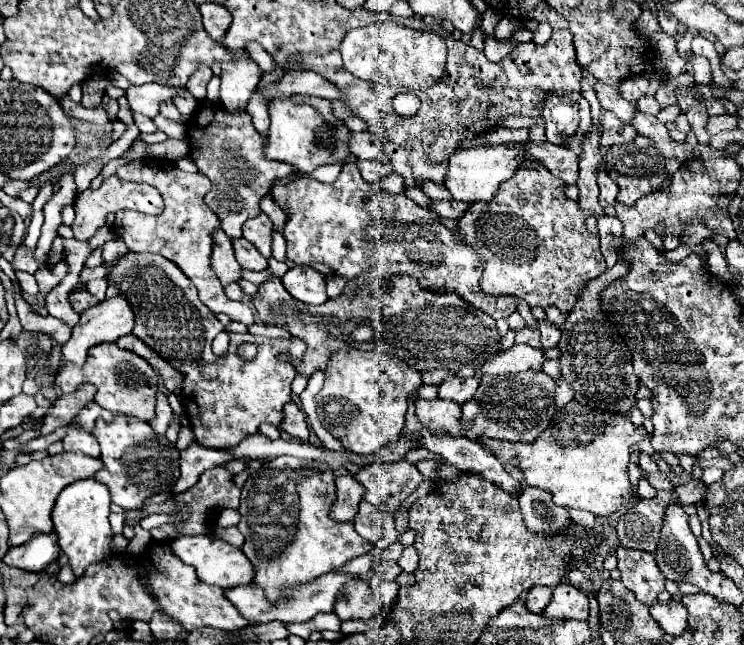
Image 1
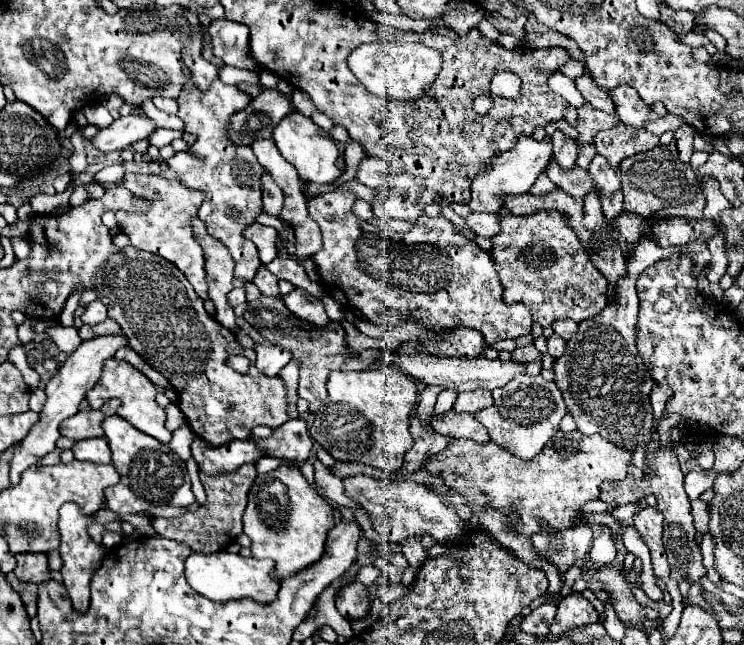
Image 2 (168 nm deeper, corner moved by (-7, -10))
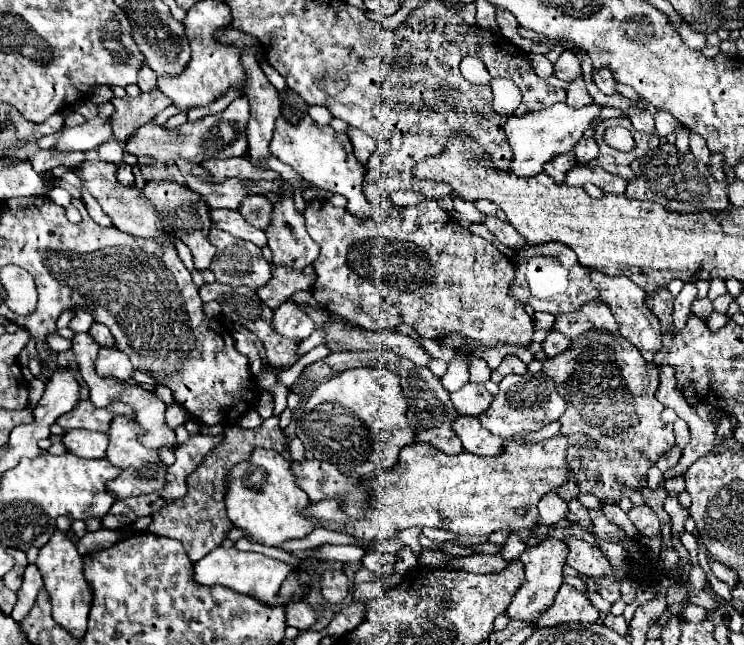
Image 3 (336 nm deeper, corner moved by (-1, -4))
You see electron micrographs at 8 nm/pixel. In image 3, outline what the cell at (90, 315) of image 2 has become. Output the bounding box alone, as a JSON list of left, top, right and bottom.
[69,310,95,334]

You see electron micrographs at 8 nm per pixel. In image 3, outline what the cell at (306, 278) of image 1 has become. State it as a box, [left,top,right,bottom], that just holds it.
[273,302,315,342]

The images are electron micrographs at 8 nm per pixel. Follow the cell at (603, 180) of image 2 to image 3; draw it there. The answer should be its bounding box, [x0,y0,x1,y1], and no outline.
[573,138,599,164]

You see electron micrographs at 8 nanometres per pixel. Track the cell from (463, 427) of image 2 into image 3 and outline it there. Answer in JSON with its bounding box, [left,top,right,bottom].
[453,416,505,456]

